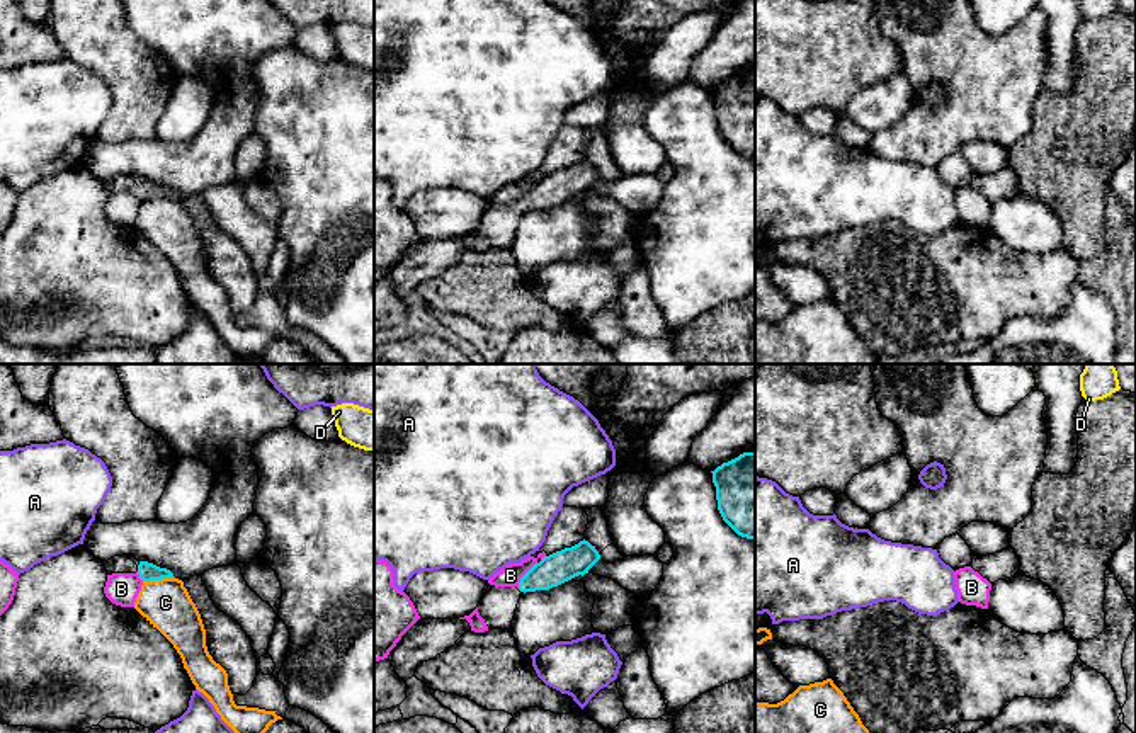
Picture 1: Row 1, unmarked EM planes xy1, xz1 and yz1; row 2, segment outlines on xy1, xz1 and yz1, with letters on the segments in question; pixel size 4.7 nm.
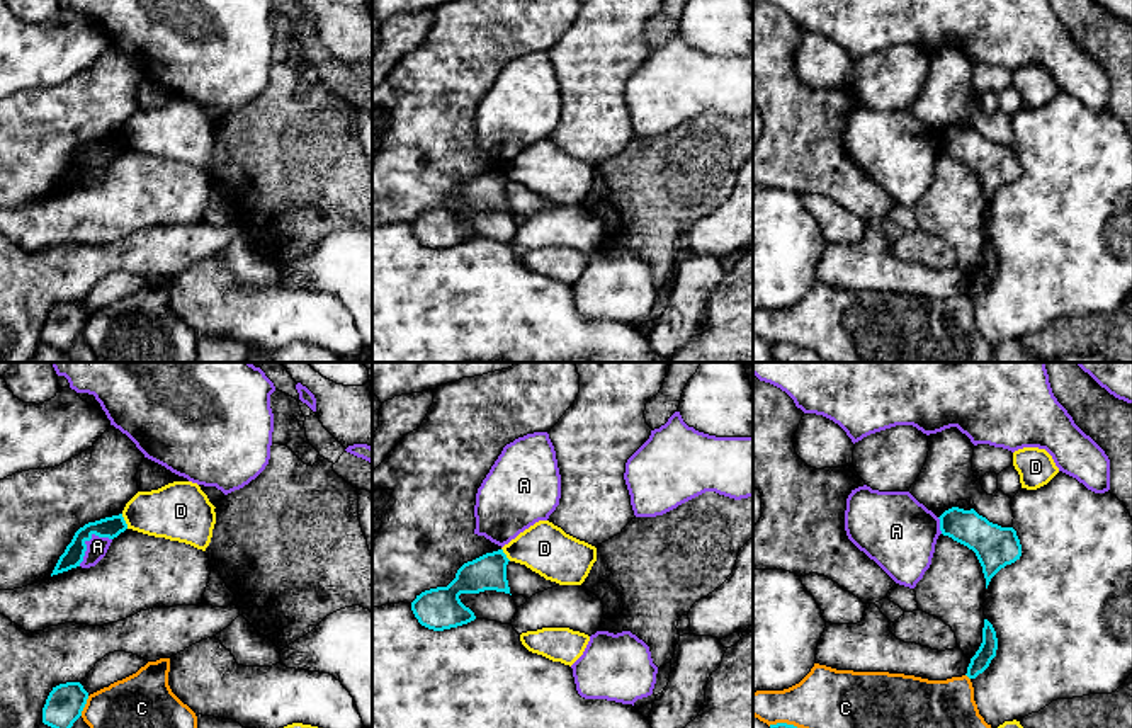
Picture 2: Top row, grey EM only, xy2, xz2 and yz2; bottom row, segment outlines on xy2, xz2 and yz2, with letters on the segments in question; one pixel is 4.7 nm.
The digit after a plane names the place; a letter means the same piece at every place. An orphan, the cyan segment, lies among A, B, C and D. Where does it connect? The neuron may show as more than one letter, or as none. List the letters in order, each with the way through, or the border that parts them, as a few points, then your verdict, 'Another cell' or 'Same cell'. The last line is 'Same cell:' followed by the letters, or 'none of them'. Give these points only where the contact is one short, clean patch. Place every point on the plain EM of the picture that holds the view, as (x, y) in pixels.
A: Another cell
B: Boundary: xz1 (536, 181), (517, 206). Another cell
C: Another cell
D: Boundary: xy2 (121, 133), (128, 147). Another cell
Same cell: none of them

